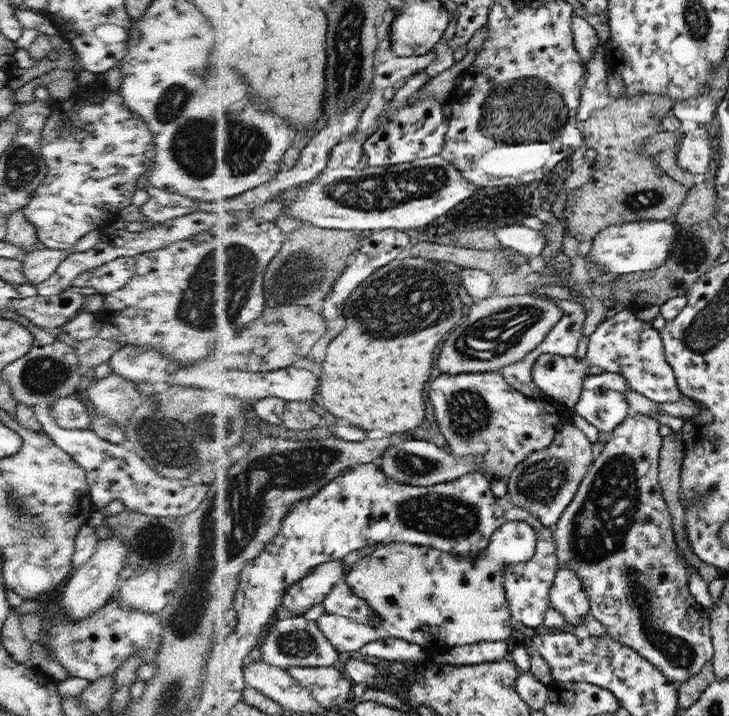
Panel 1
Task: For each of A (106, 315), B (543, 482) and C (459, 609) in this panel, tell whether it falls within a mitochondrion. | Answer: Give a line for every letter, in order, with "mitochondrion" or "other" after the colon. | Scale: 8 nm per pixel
A: other
B: mitochondrion
C: other

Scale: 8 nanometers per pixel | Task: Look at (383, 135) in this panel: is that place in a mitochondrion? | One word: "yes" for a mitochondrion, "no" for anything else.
no

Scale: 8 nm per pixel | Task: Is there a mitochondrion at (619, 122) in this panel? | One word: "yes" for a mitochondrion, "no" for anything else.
no

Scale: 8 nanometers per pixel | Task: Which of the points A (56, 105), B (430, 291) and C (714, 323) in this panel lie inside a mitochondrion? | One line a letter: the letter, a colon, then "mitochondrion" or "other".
A: other
B: mitochondrion
C: mitochondrion

